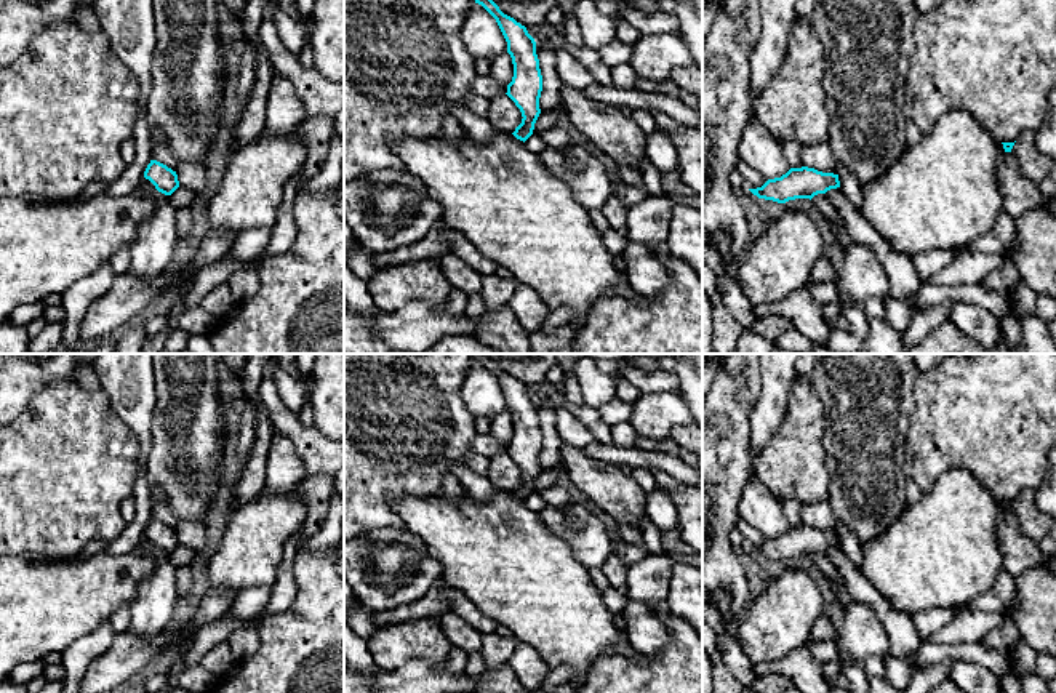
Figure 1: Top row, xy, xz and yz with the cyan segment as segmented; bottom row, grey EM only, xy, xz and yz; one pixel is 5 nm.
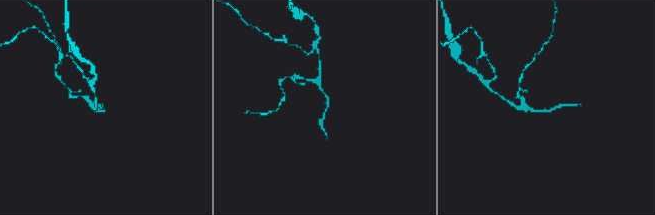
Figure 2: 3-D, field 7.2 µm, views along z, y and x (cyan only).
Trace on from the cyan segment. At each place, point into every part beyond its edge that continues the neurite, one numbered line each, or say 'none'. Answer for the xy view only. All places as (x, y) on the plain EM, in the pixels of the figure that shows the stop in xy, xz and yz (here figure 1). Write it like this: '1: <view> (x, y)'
none

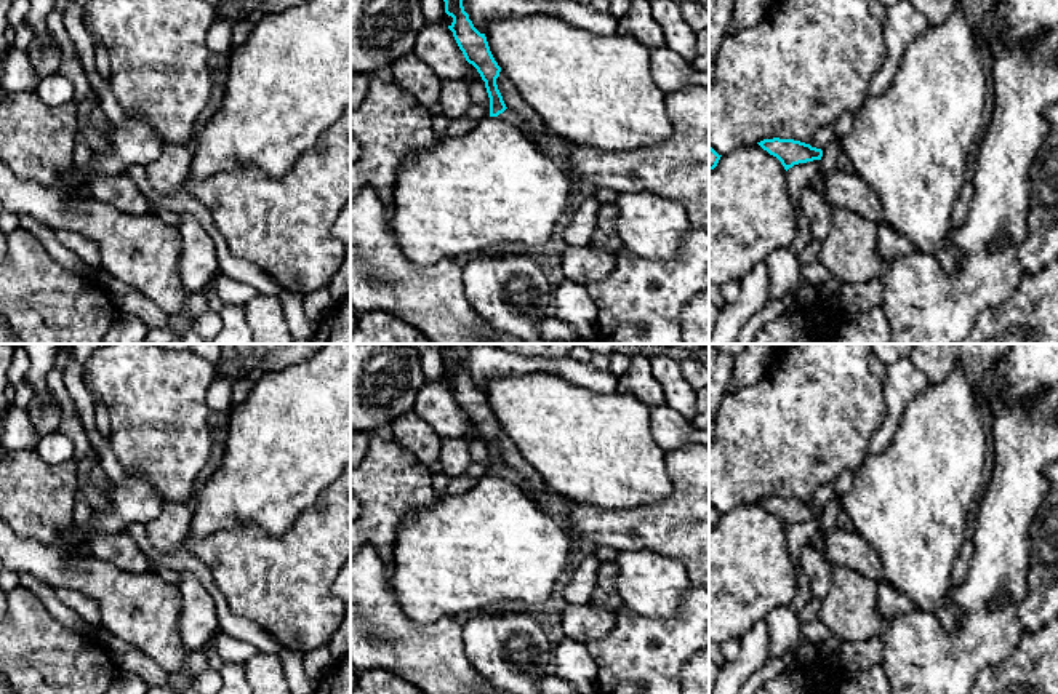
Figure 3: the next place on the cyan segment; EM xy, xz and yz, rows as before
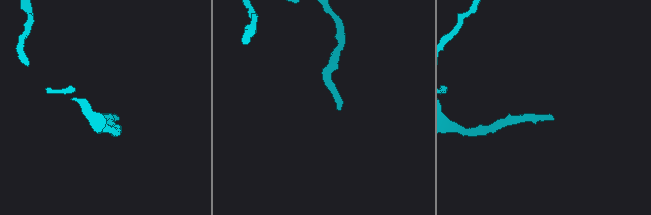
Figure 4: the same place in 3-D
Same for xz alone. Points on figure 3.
1: xz (490, 544)

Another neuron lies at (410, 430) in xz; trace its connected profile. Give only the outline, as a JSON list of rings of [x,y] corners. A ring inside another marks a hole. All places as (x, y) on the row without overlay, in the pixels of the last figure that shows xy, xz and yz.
[[[415,411],[392,422],[387,435],[426,465],[439,459],[442,438]]]

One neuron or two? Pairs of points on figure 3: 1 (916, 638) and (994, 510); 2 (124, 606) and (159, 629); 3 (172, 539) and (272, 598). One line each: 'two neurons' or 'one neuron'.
1: one neuron
2: one neuron
3: two neurons

